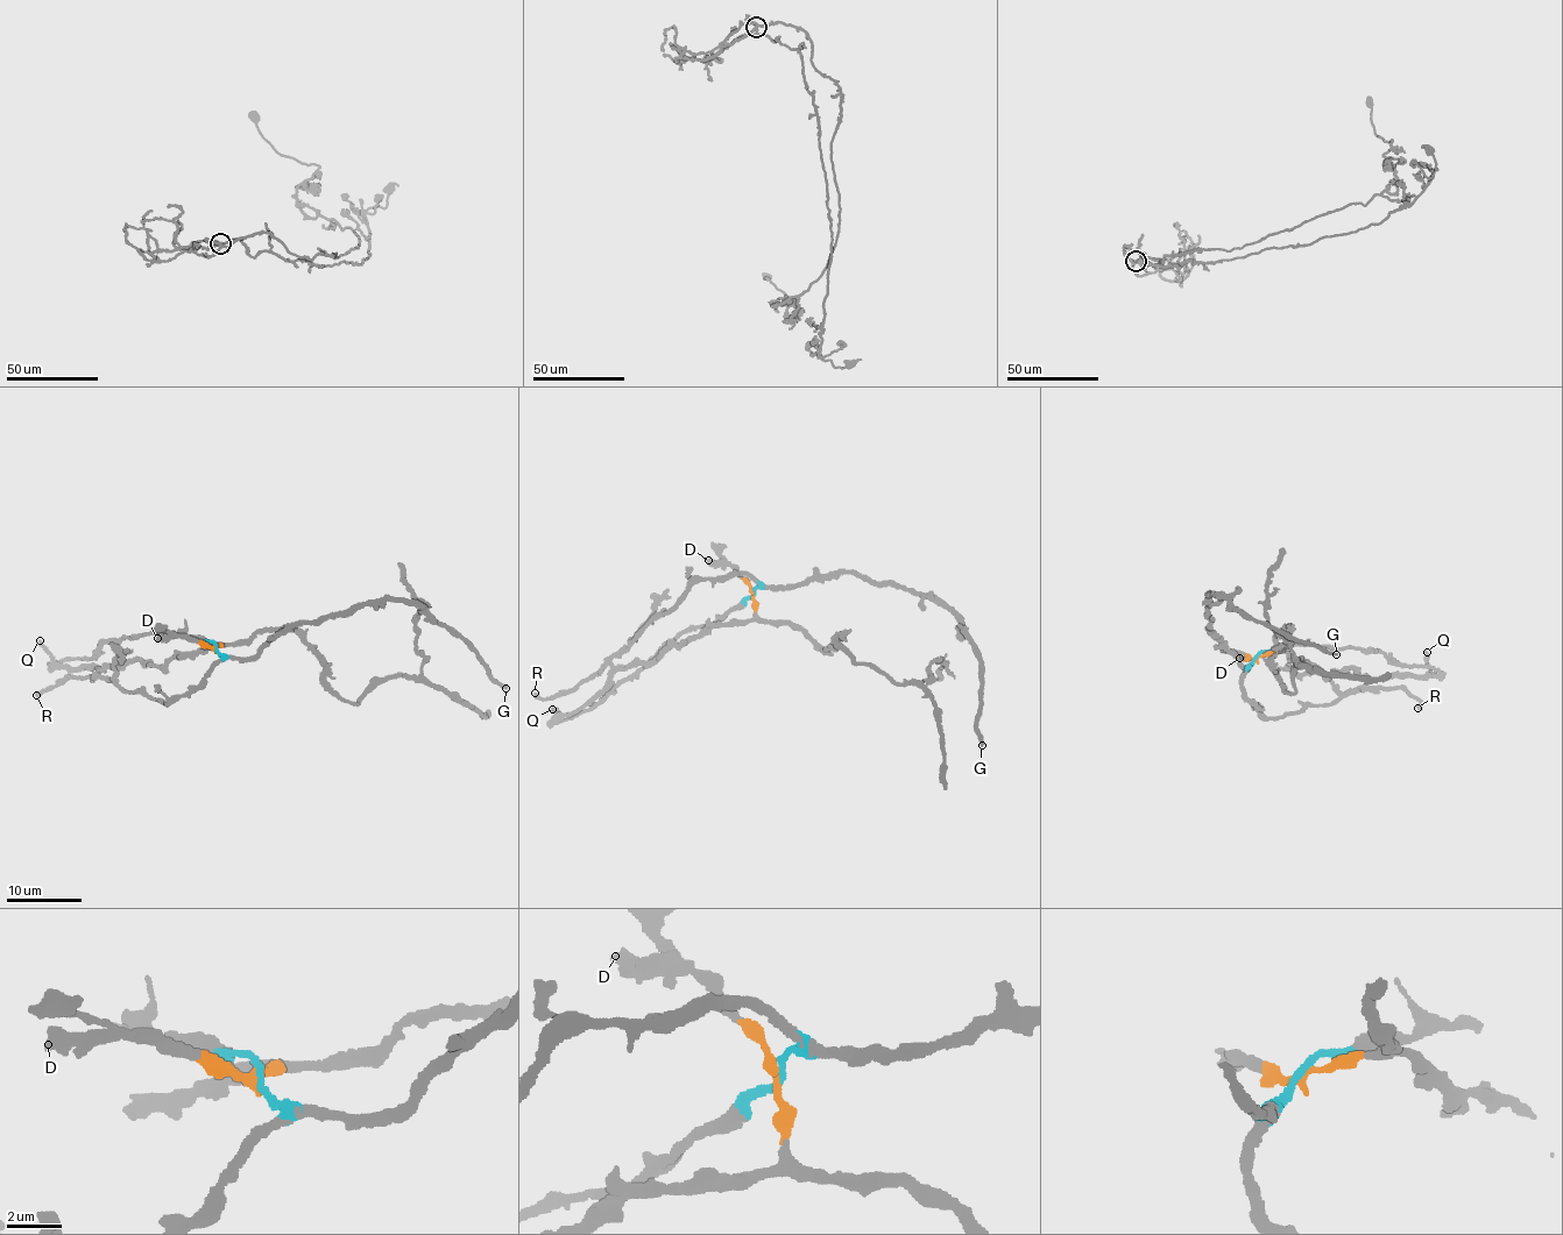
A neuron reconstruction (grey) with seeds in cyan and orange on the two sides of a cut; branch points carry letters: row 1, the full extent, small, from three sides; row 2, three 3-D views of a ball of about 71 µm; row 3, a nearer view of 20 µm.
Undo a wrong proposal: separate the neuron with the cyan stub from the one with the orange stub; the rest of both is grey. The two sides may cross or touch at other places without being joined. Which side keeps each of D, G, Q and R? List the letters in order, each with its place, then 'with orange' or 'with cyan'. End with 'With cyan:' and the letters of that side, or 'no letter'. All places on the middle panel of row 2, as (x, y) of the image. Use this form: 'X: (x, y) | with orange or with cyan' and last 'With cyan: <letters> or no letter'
D: (708, 560) | with orange
G: (982, 745) | with cyan
Q: (552, 709) | with orange
R: (535, 693) | with cyan
With cyan: G, R

